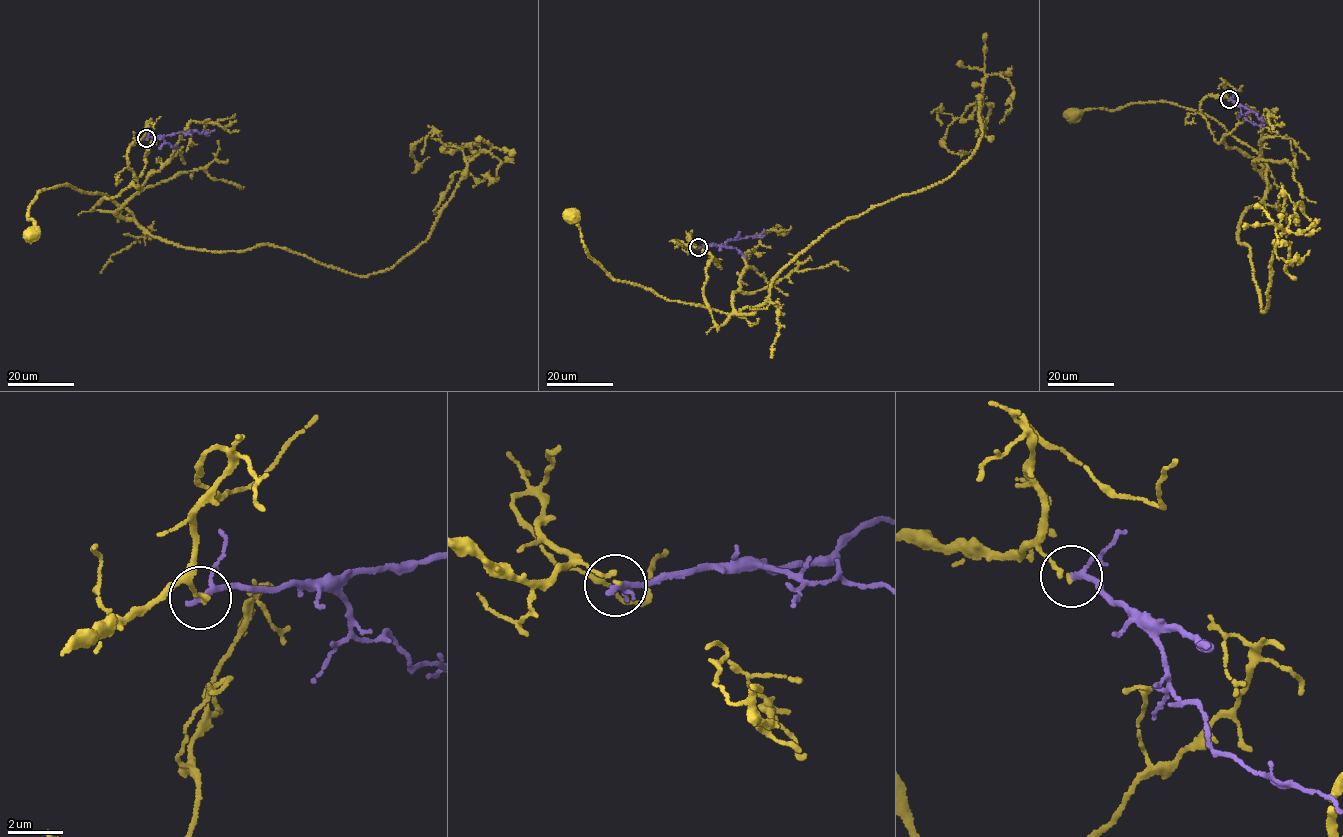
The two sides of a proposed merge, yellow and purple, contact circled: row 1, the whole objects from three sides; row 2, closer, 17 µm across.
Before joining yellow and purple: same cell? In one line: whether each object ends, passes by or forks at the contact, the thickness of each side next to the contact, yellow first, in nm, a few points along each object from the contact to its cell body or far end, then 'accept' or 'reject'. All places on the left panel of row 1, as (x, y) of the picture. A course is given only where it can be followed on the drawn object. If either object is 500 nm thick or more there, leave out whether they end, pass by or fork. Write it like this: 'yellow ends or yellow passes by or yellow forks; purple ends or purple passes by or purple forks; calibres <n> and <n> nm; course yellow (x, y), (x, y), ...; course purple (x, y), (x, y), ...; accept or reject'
yellow ends; purple passes by; calibres 150 and 170 nm; course yellow (146, 138), (127, 155), (138, 187), (93, 209), (132, 219), (105, 195), (59, 185), (31, 203), (32, 234); course purple (146, 138), (196, 130), (200, 133), (215, 130); reject

